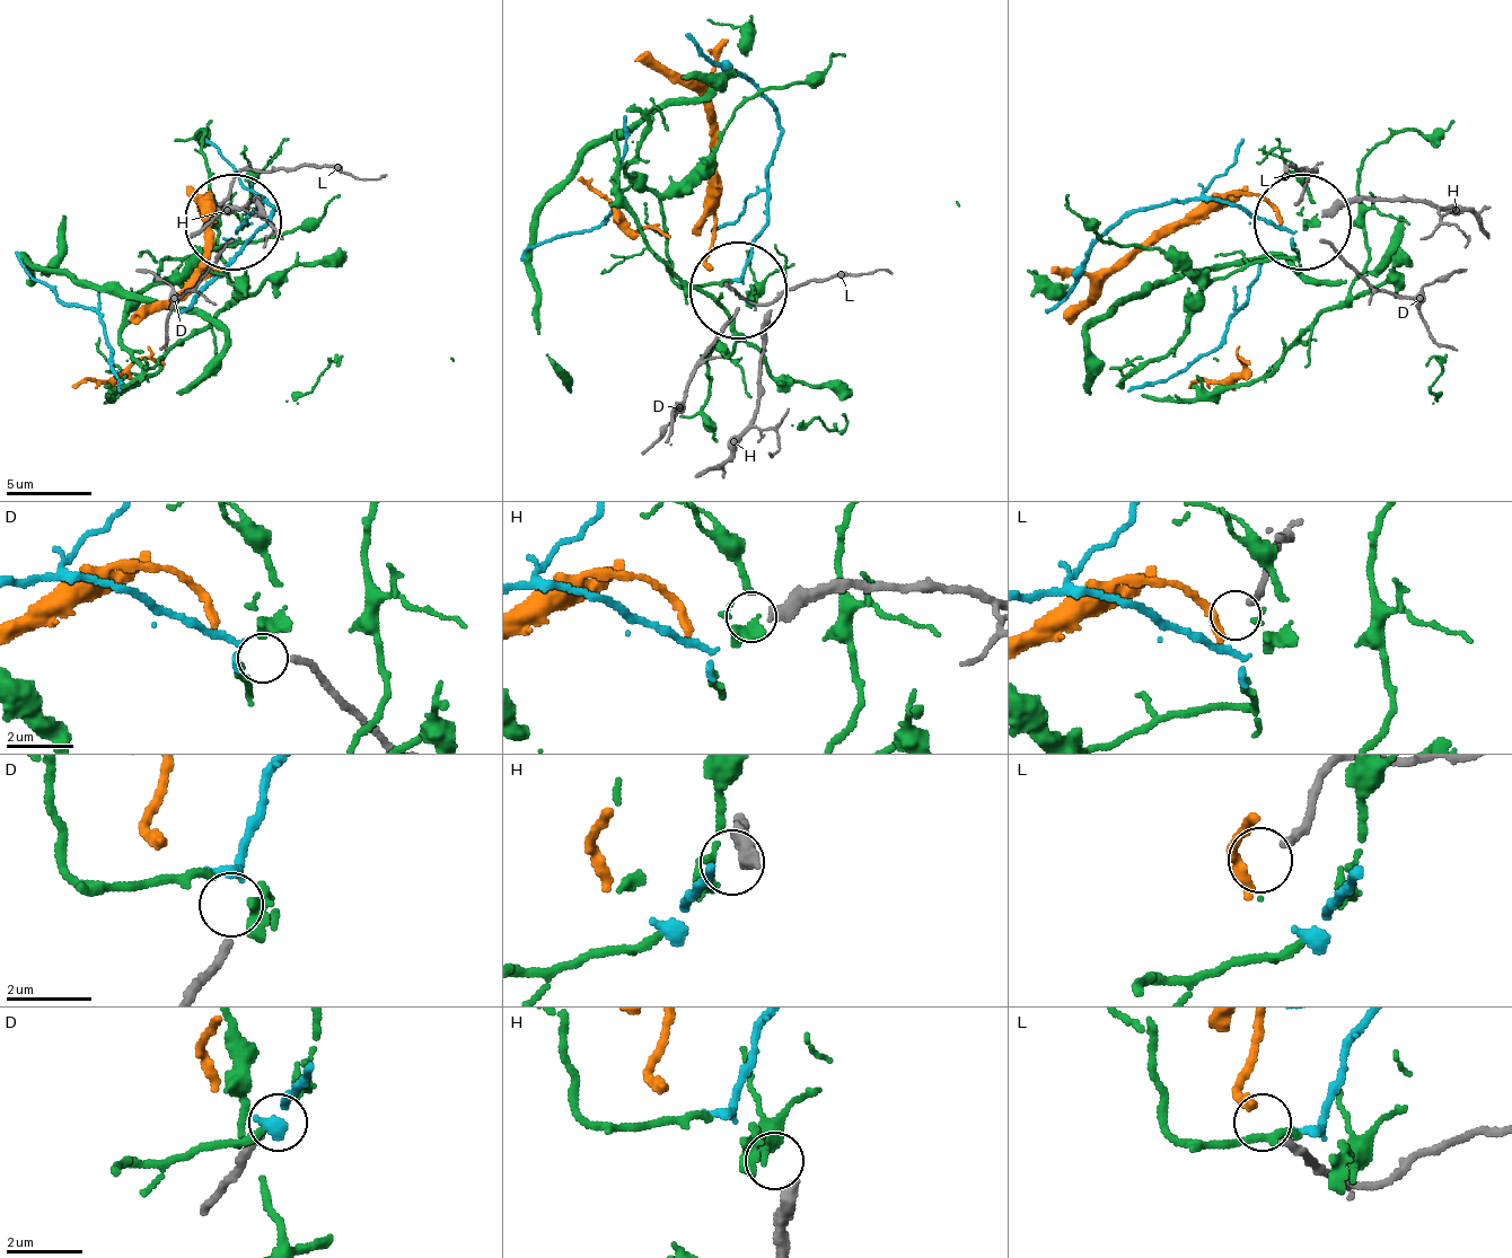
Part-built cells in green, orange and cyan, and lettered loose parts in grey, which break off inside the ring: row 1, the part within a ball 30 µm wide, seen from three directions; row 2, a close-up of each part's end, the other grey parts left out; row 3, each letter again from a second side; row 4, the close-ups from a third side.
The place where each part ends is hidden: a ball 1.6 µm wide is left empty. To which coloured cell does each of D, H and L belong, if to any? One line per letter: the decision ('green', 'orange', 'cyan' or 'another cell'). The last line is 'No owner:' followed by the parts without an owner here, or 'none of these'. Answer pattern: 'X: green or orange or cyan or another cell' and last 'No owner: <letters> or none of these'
D: cyan
H: another cell
L: orange
No owner: H

